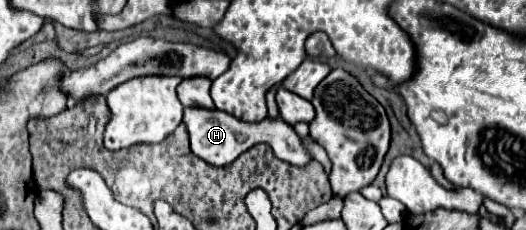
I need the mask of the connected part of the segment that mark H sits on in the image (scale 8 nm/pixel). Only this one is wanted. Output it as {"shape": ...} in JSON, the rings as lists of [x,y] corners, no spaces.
{"shape":[[[186,107],[184,109],[184,125],[190,133],[190,145],[192,153],[212,167],[226,167],[230,165],[238,155],[248,151],[250,147],[258,143],[268,143],[274,149],[274,155],[286,163],[292,163],[296,167],[304,167],[312,161],[308,149],[304,147],[302,139],[296,135],[292,127],[288,127],[282,119],[264,119],[260,123],[244,123],[236,117],[222,113],[222,111],[210,111],[202,107]]]}

